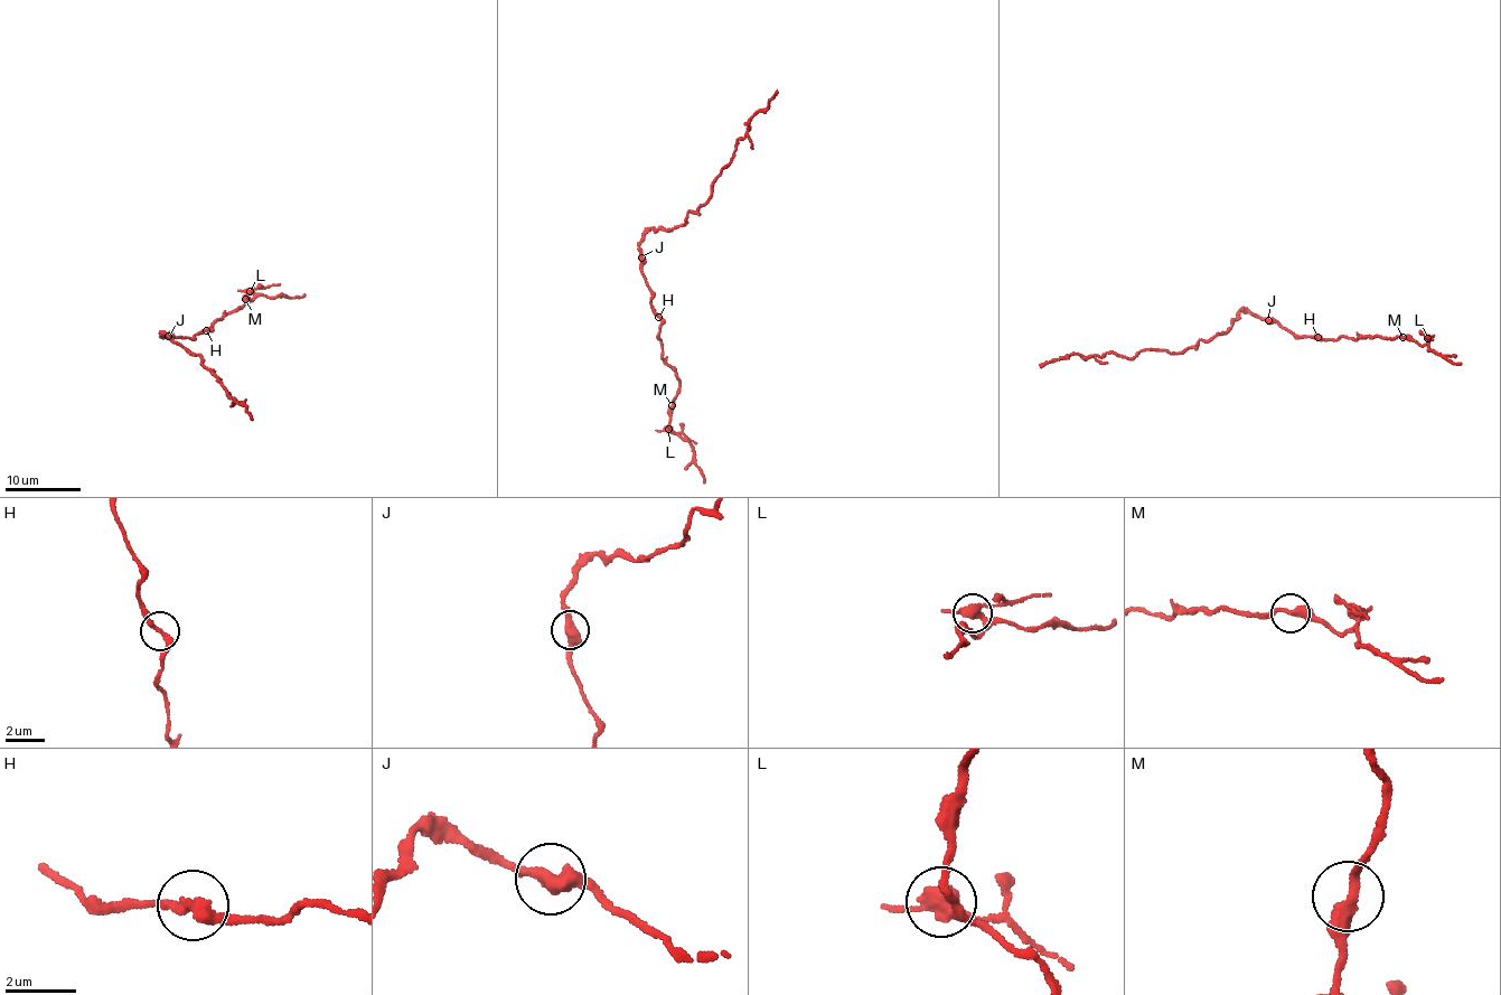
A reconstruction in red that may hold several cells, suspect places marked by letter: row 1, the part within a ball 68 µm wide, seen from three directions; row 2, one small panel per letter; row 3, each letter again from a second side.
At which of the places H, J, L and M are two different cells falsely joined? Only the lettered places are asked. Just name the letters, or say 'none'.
J, L

